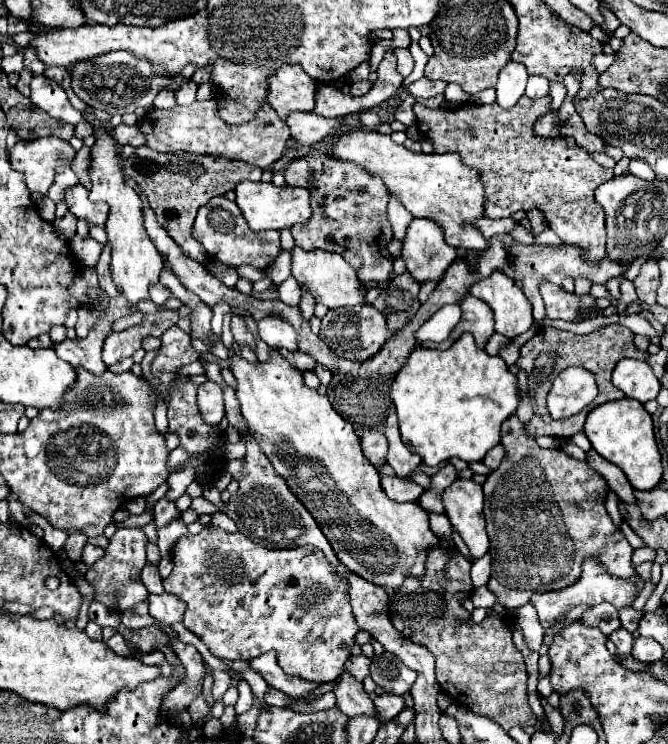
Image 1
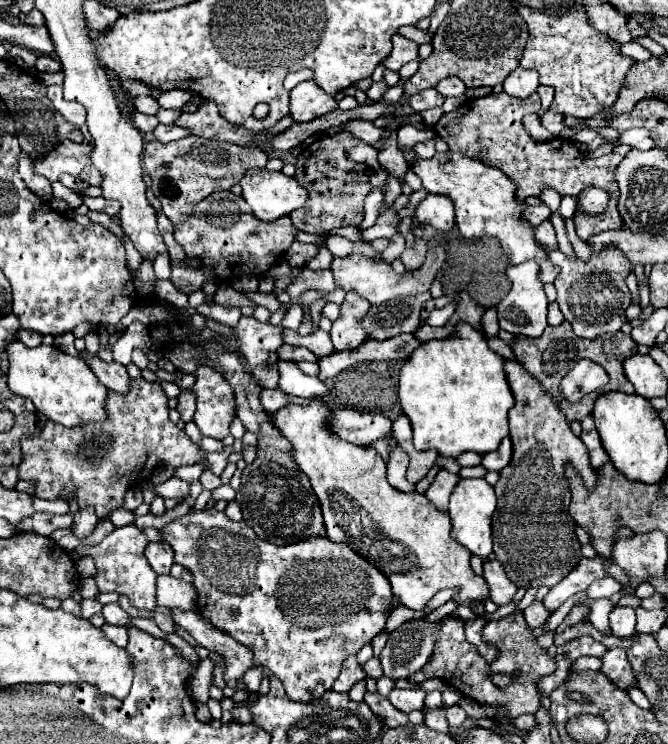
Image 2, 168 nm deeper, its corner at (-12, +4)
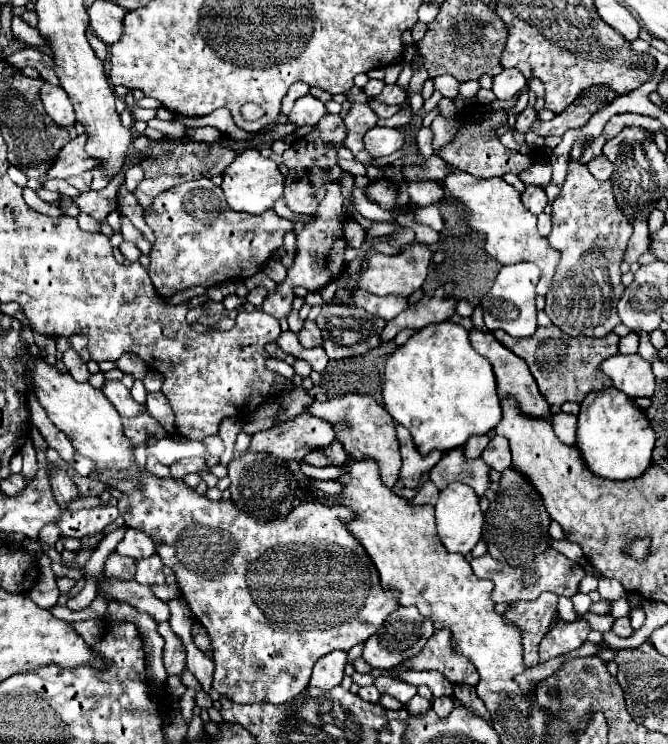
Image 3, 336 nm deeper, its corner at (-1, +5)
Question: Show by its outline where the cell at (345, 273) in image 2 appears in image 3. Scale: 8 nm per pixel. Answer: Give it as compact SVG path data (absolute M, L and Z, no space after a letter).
M411 243L407 249L399 251L397 255L385 255L385 253L375 253L367 261L365 271L361 273L359 279L359 289L371 291L373 295L403 295L409 297L413 291L421 289L423 281L427 279L427 269L431 263L431 251L423 243Z

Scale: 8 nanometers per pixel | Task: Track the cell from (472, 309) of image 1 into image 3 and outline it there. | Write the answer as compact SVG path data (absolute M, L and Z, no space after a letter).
M437 291L433 297L421 297L417 305L405 309L401 315L397 315L385 325L381 339L391 341L403 329L419 331L431 323L441 323L445 319L451 319L451 315L455 315L455 303L457 301L453 297L445 299L441 291Z

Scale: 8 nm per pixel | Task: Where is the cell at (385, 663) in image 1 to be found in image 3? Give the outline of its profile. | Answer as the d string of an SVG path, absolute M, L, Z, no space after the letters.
M399 607L377 629L377 635L371 635L365 641L363 659L371 667L375 667L375 669L391 669L395 665L399 665L401 661L419 655L421 649L423 649L423 645L425 645L425 641L433 635L433 631L435 631L433 621L431 619L425 619L423 615L419 615L419 611L415 607Z

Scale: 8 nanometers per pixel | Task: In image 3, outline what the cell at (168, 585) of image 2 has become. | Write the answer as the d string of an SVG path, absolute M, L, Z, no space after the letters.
M153 555L149 559L137 561L137 575L135 581L141 585L165 585L165 575L163 575L163 563L159 555Z

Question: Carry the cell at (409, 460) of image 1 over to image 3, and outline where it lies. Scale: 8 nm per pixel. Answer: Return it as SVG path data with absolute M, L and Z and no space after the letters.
M397 425L395 429L397 429L397 437L399 437L399 445L401 445L401 457L403 457L399 479L403 481L405 487L415 489L419 485L421 473L429 471L443 457L443 453L441 451L431 451L429 455L421 455L415 449L409 431L405 427L401 427L401 425Z

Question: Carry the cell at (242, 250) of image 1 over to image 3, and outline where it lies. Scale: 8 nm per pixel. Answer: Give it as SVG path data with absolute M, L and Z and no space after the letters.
M197 179L183 185L173 187L173 191L165 191L165 195L159 195L155 199L155 207L149 207L145 211L145 221L153 229L157 241L149 253L151 265L149 265L149 277L157 289L157 293L169 297L181 289L189 287L211 287L215 283L223 281L243 281L247 277L253 277L263 269L267 259L283 245L283 235L293 231L293 223L279 217L273 209L261 213L261 215L245 215L239 211L231 211L223 189L217 187L209 179Z

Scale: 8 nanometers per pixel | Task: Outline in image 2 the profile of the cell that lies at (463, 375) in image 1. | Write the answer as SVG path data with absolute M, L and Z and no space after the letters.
M460 322L460 324L456 324L454 332L452 332L448 338L444 338L444 340L430 340L430 342L424 342L424 344L420 344L420 346L412 352L412 356L404 362L404 366L400 368L400 374L398 374L398 398L400 398L402 412L404 412L404 414L410 418L410 422L412 422L412 430L414 430L414 446L416 446L418 450L430 450L430 448L436 448L436 450L440 452L440 456L452 456L452 458L456 458L458 454L468 452L468 450L478 452L478 454L486 454L486 452L496 450L496 448L500 446L502 438L508 436L506 412L512 408L512 404L514 404L514 396L512 396L510 386L508 386L508 382L506 382L504 360L502 360L502 356L498 356L496 352L492 352L492 350L488 348L484 336L482 336L476 328L472 328L470 324Z

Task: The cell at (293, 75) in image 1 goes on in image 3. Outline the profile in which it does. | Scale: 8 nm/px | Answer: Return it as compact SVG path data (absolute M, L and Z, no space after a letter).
M305 95L301 99L295 101L291 113L289 113L289 121L297 123L297 125L317 125L319 119L327 113L325 105L313 97L313 95Z

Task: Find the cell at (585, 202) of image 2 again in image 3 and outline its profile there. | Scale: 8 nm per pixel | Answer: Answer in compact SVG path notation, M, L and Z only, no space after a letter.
M571 161L567 179L561 187L559 197L553 203L553 229L547 237L549 245L561 253L561 261L557 265L555 277L549 285L549 291L545 295L545 313L553 321L553 325L561 327L561 331L569 335L587 335L587 337L605 337L609 335L621 321L617 317L617 303L625 291L621 285L621 271L619 265L623 261L627 241L633 233L631 225L627 223L625 215L617 211L615 207L615 195L611 189L611 181L597 181L593 175L589 175L587 167L581 163Z

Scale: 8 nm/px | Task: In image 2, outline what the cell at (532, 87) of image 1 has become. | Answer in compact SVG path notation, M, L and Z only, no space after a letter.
M538 86L537 93L540 94L542 110L547 111L554 100L554 88L552 86Z

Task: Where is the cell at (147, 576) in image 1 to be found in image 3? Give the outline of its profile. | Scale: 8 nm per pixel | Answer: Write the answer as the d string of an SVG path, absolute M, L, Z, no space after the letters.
M127 529L123 541L115 549L119 555L133 557L133 559L147 559L149 555L155 555L155 543L137 529Z

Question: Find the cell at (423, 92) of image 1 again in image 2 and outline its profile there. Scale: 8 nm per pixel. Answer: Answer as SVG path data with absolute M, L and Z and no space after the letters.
M450 76L450 78L440 80L438 86L436 86L436 90L438 90L442 96L462 96L464 90L466 90L466 86L464 86L464 82L462 82L460 78Z

